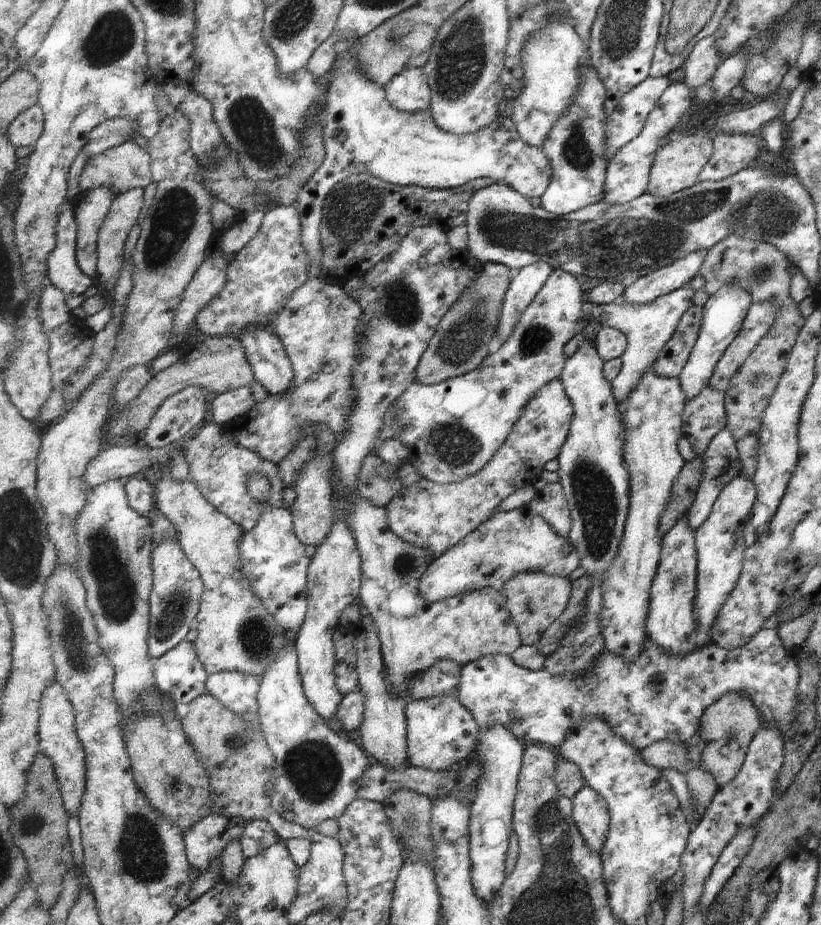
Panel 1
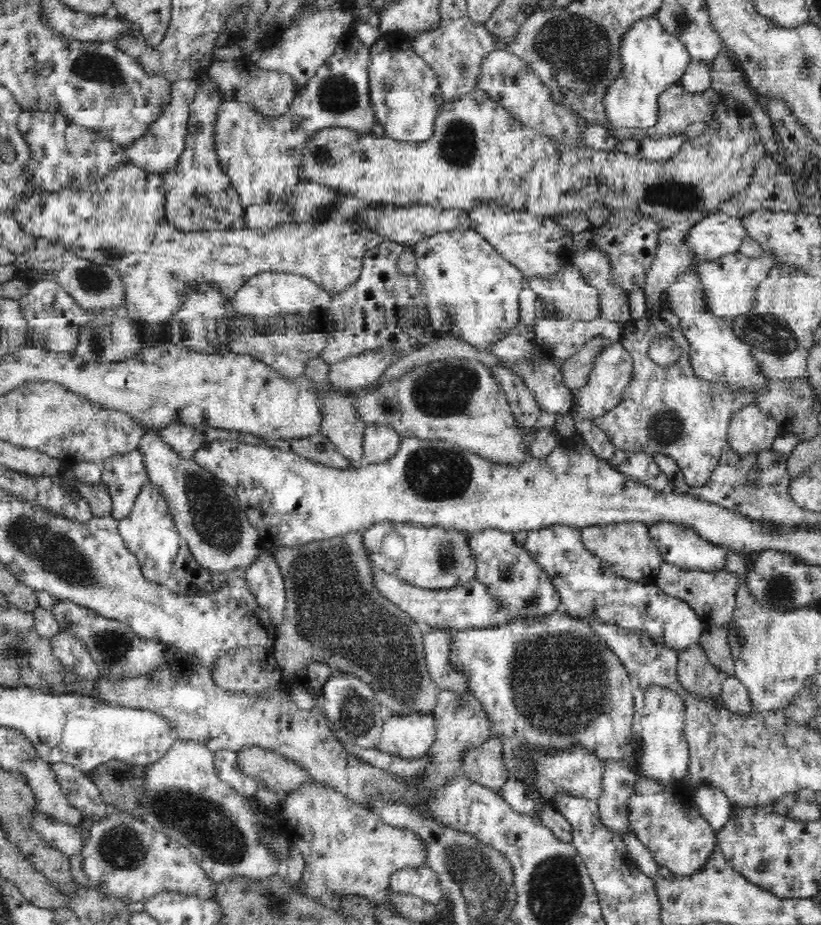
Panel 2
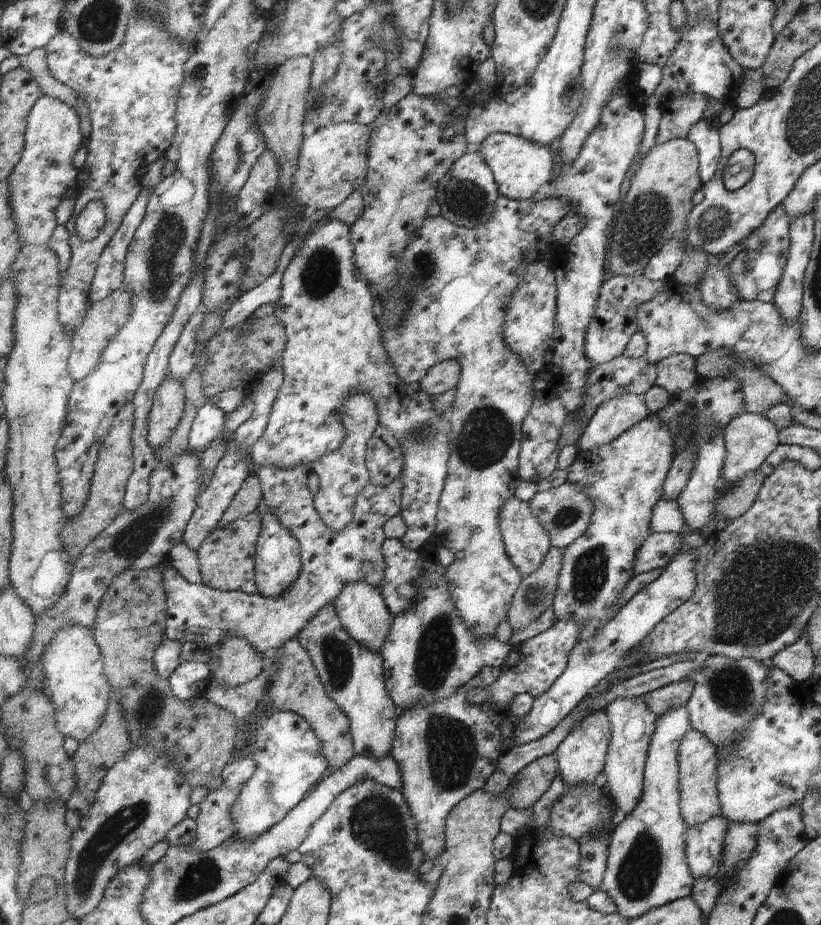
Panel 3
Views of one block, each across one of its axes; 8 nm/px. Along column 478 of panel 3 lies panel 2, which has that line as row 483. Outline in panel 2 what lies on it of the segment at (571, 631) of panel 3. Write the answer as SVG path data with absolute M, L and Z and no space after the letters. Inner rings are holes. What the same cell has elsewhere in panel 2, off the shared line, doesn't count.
M644 316L622 325L620 340L634 357L635 374L619 405L594 417L594 424L607 434L617 449L664 453L676 459L690 486L704 486L728 444L732 413L756 403L760 390L738 386L730 388L728 382L720 379L710 382L700 378L690 362L690 343L682 328L670 326L660 316ZM660 333L672 335L682 349L680 361L668 368L654 364L648 356L650 341Z

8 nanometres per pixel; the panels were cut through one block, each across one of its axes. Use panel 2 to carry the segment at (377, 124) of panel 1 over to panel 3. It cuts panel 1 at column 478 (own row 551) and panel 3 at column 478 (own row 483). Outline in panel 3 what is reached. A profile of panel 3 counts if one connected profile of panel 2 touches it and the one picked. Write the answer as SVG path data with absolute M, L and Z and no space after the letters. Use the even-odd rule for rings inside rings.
M495 133L481 144L470 144L469 152L480 152L494 172L501 195L513 200L524 201L533 198L543 184L549 183L555 175L553 168L557 160L549 146L527 140L524 136L511 133Z

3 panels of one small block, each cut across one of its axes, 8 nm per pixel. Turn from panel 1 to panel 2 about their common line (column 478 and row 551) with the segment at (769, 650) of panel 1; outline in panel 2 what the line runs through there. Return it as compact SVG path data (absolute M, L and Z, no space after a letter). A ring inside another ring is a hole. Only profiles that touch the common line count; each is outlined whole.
M658 522L649 526L649 535L656 543L664 562L688 570L721 571L725 559L724 547L704 540L694 528L676 522Z

